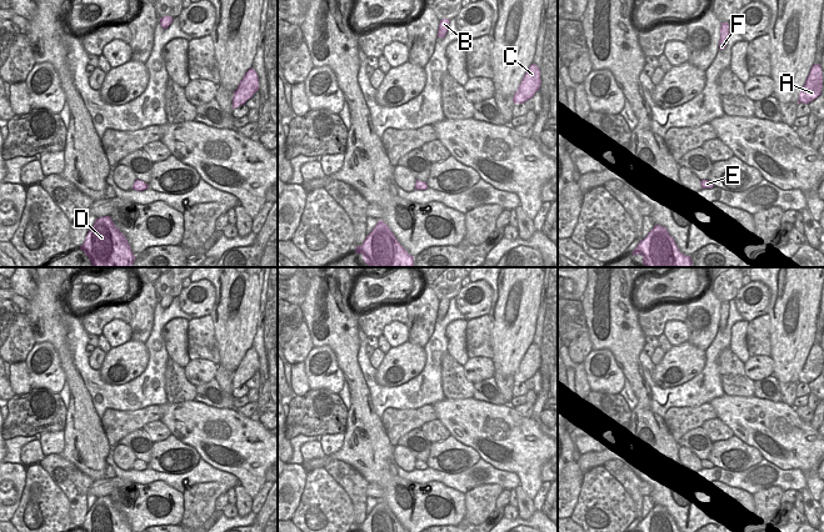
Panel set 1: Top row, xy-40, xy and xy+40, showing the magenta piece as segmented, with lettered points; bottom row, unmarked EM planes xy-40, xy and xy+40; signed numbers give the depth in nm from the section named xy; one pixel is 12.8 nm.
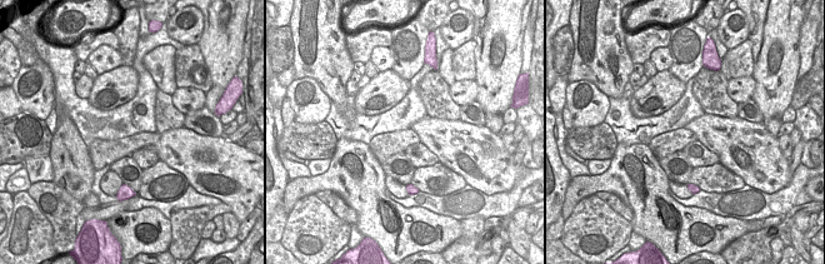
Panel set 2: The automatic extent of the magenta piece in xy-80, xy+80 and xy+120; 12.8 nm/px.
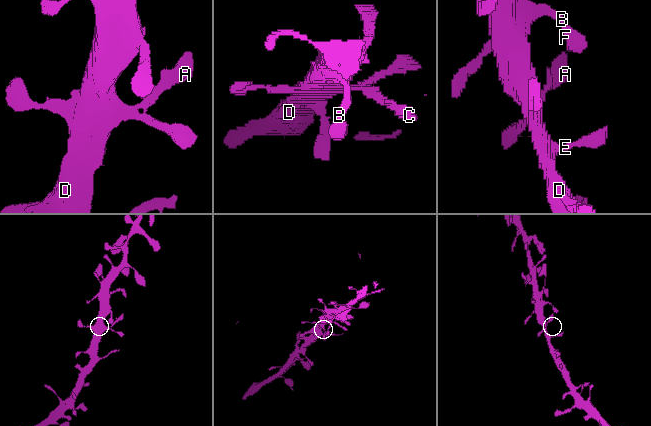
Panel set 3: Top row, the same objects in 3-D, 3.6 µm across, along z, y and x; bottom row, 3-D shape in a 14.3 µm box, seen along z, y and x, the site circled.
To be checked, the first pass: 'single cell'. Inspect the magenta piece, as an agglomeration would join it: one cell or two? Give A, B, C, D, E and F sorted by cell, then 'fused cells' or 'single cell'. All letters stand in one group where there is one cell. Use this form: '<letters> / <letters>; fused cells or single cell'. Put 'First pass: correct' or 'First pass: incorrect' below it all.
A B C D E F; single cell
First pass: correct

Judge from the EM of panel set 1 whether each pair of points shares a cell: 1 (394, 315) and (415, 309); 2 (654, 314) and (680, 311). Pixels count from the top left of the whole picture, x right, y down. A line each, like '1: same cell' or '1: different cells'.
1: different cells
2: same cell

